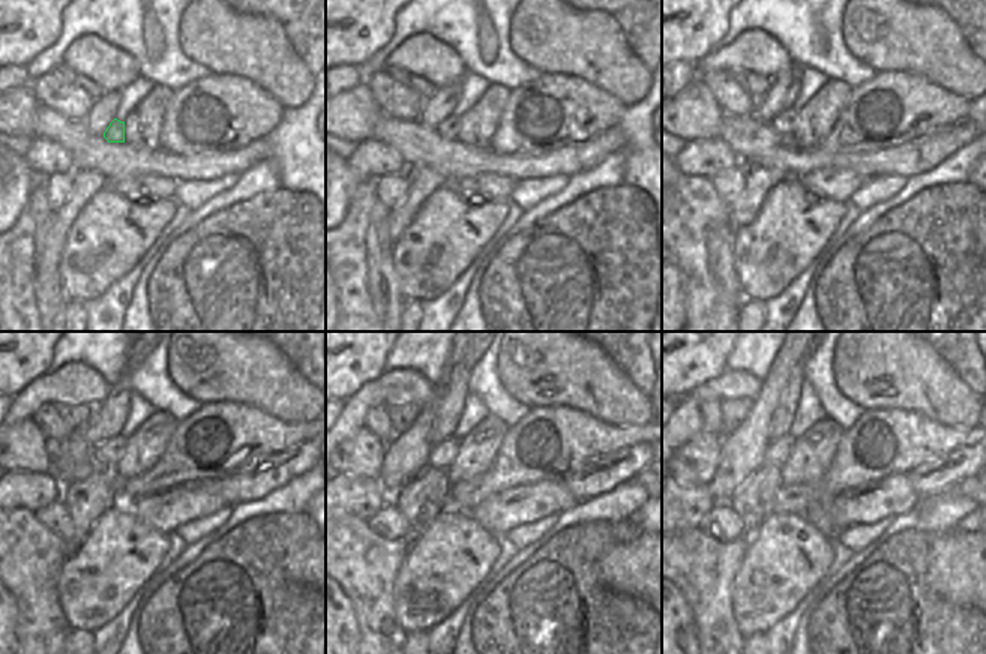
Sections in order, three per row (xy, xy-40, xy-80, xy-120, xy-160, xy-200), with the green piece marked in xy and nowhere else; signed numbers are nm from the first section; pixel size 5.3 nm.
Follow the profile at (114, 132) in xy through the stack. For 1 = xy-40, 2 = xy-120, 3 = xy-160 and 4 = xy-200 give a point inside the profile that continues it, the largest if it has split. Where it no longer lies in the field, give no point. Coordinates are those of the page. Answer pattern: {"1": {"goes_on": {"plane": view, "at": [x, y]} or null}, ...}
{"1": {"goes_on": {"plane": "xy-40", "at": [447, 128]}}, "2": {"goes_on": {"plane": "xy-120", "at": [107, 455]}}, "3": {"goes_on": {"plane": "xy-160", "at": [441, 455]}}, "4": {"goes_on": {"plane": "xy-200", "at": [779, 450]}}}

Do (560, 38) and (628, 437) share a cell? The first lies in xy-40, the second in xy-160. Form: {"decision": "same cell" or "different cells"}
{"decision": "different cells"}

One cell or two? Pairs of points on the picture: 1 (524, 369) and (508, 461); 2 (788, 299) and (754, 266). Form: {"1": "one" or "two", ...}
{"1": "two", "2": "two"}

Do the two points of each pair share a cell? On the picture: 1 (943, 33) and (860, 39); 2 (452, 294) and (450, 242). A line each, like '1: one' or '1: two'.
1: one
2: two

